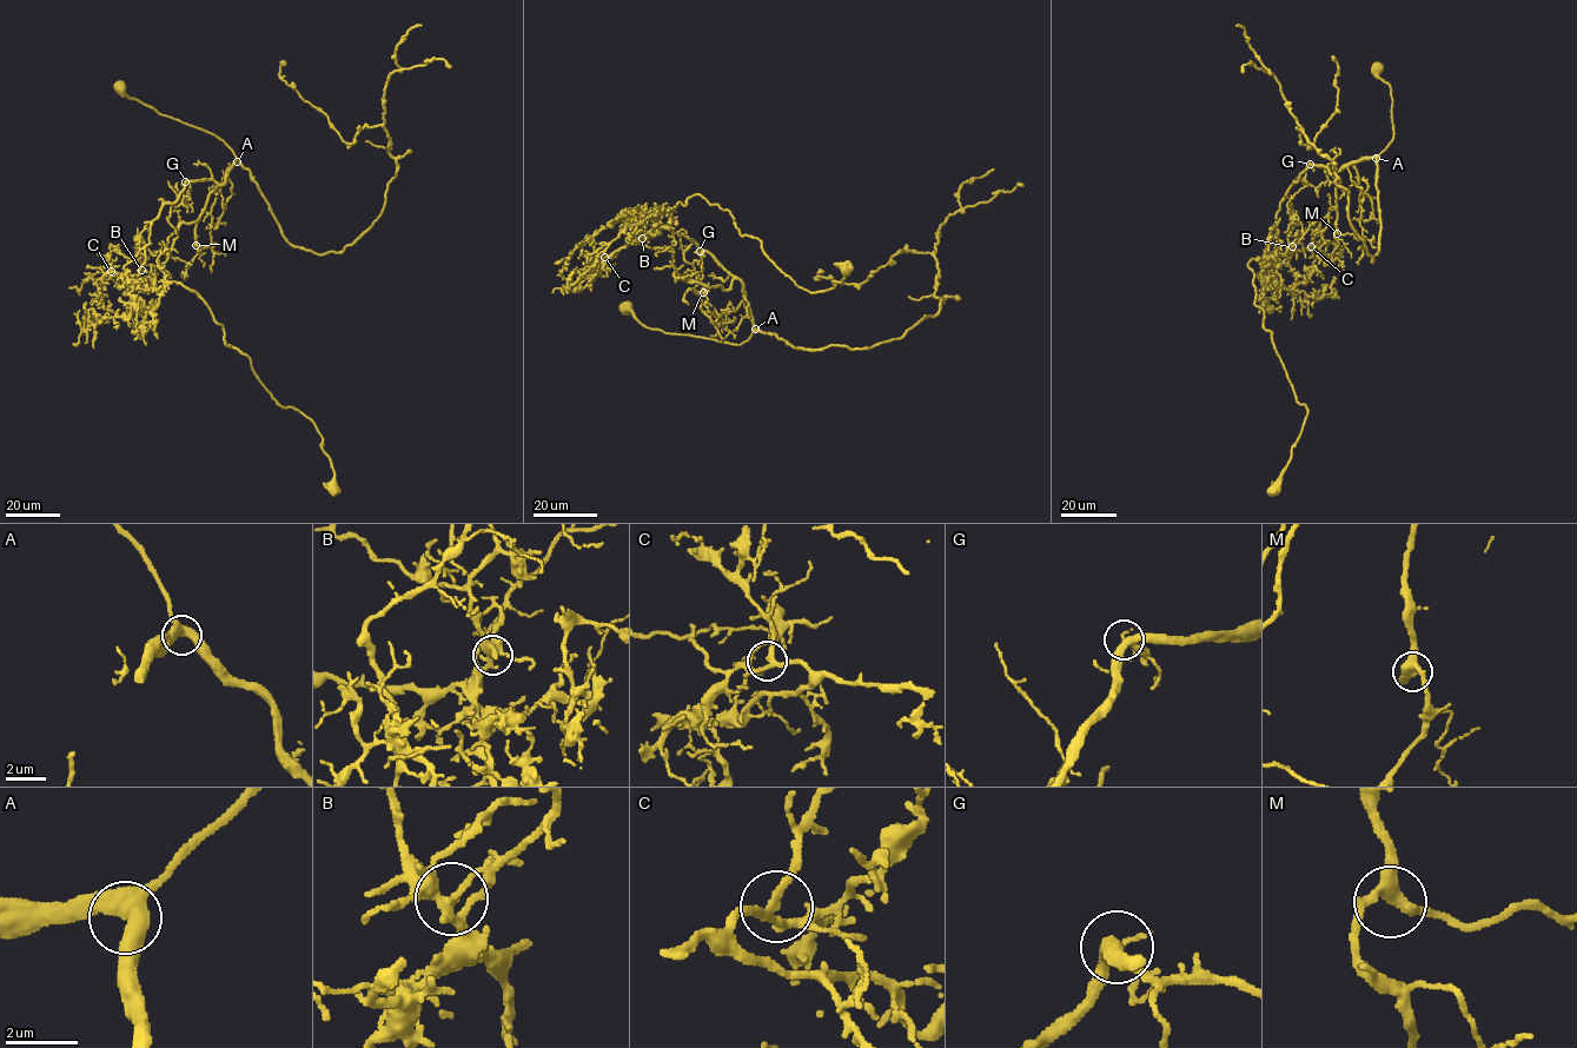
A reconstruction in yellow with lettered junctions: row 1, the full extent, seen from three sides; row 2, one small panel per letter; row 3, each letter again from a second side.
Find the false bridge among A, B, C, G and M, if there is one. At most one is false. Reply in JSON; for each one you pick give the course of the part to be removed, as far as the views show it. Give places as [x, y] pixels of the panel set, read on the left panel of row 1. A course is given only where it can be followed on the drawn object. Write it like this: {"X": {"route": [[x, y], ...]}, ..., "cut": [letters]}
{"B": {"route": [[141, 270], [237, 161], [318, 254], [381, 212], [386, 131], [344, 141], [283, 60]]}, "cut": ["B"]}

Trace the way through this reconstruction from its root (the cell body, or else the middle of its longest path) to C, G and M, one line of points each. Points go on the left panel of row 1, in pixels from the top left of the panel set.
C: (120, 87), (216, 136), (237, 159), (200, 217), (169, 238), (167, 253), (152, 252), (137, 273), (111, 271)
G: (120, 87), (125, 95), (161, 114), (216, 136), (232, 150), (237, 159), (223, 184), (211, 179), (185, 181)
M: (120, 87), (125, 95), (161, 114), (216, 136), (237, 159), (225, 181), (207, 198), (197, 223), (196, 245)

